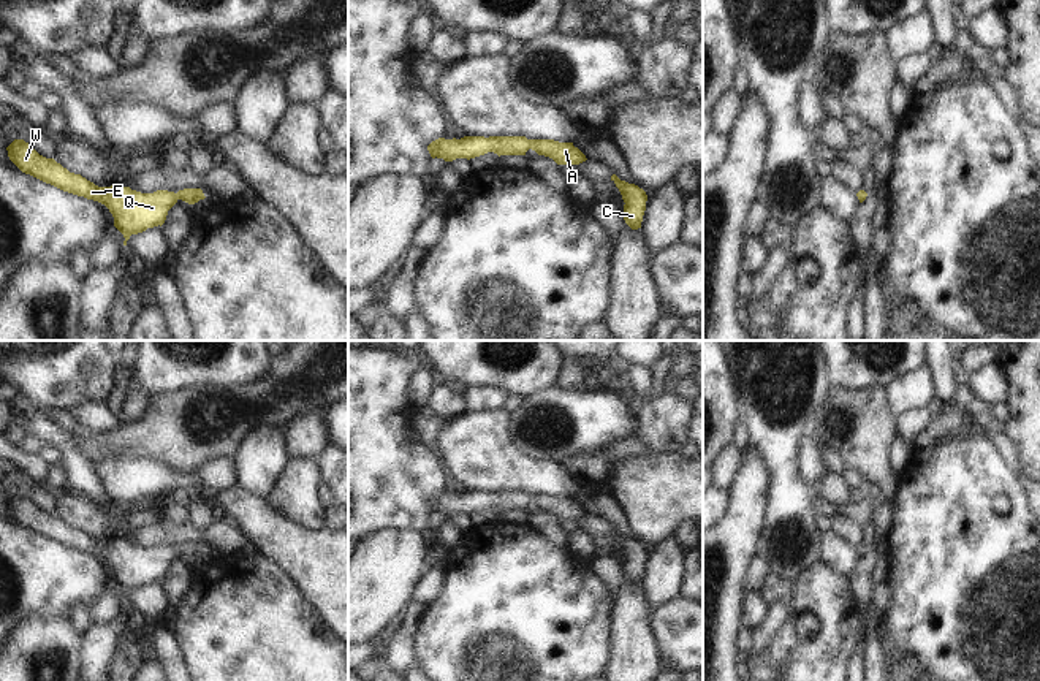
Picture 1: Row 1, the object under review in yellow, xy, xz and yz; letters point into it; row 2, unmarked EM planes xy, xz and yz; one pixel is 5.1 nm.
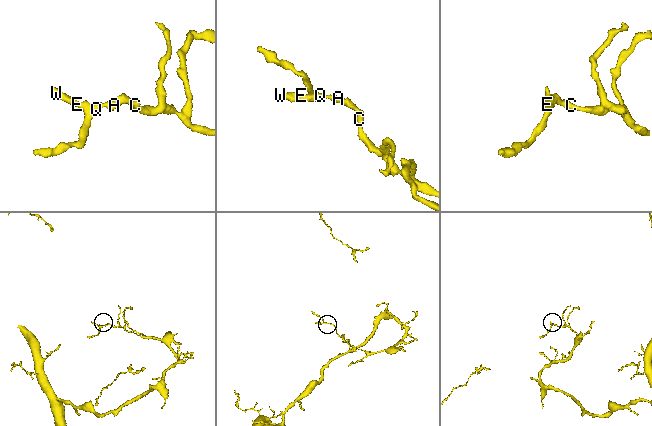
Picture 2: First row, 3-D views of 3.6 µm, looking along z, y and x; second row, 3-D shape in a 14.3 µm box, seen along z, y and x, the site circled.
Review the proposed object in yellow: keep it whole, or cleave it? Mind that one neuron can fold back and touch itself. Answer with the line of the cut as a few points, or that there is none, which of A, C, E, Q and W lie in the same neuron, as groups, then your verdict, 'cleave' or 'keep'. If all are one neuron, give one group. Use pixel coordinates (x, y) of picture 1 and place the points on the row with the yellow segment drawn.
cut none; groups A C E Q W; keep

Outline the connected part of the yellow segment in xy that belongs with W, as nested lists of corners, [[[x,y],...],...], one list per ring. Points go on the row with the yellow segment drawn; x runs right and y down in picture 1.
[[[14,139],[6,150],[9,160],[22,173],[63,192],[104,204],[114,217],[114,226],[125,238],[123,245],[127,245],[131,234],[142,233],[147,228],[158,225],[161,226],[166,220],[168,211],[179,200],[195,204],[206,198],[201,188],[184,188],[177,193],[168,190],[141,193],[119,184],[111,187],[98,187],[81,174],[70,173],[54,158],[40,155],[24,139]]]

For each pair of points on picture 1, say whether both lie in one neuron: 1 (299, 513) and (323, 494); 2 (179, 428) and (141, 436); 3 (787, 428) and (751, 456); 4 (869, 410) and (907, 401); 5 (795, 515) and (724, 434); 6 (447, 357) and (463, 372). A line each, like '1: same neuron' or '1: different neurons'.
1: different neurons
2: same neuron
3: different neurons
4: different neurons
5: different neurons
6: same neuron

